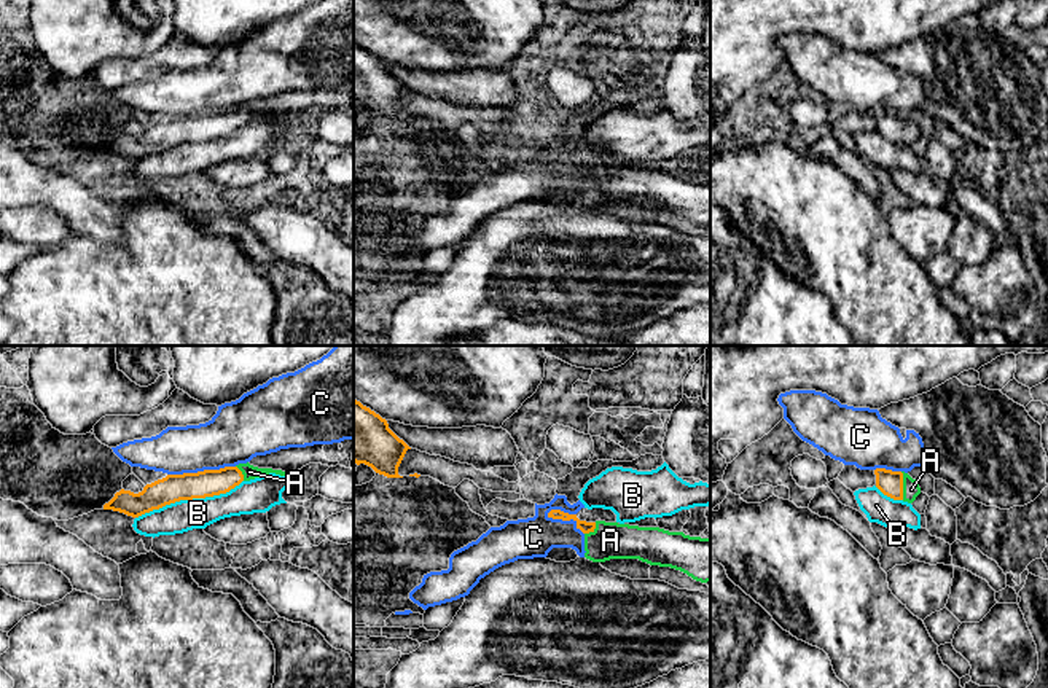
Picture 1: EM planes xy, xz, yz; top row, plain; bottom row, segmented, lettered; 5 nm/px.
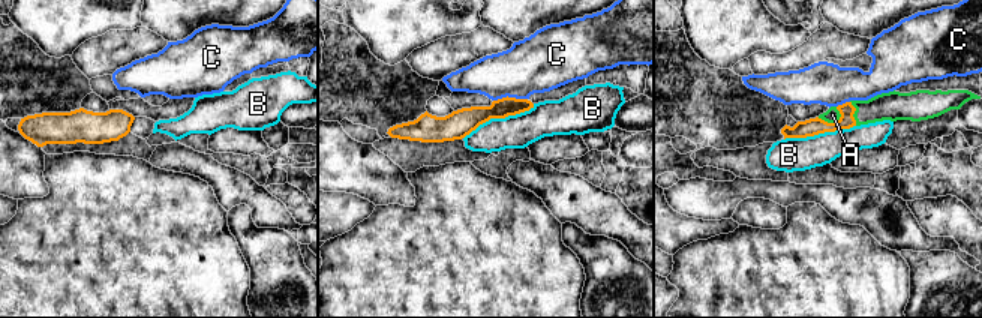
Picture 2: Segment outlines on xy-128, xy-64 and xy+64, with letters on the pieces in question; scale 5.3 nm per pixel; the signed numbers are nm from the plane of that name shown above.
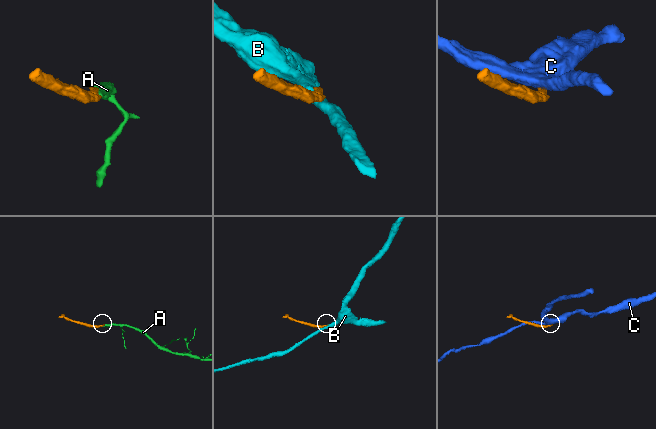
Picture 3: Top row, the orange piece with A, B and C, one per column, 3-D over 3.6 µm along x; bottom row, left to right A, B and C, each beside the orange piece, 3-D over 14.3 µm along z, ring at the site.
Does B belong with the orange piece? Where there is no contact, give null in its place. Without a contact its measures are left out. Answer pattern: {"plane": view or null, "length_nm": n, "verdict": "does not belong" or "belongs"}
{"plane": "xy", "length_nm": 600, "verdict": "does not belong"}

